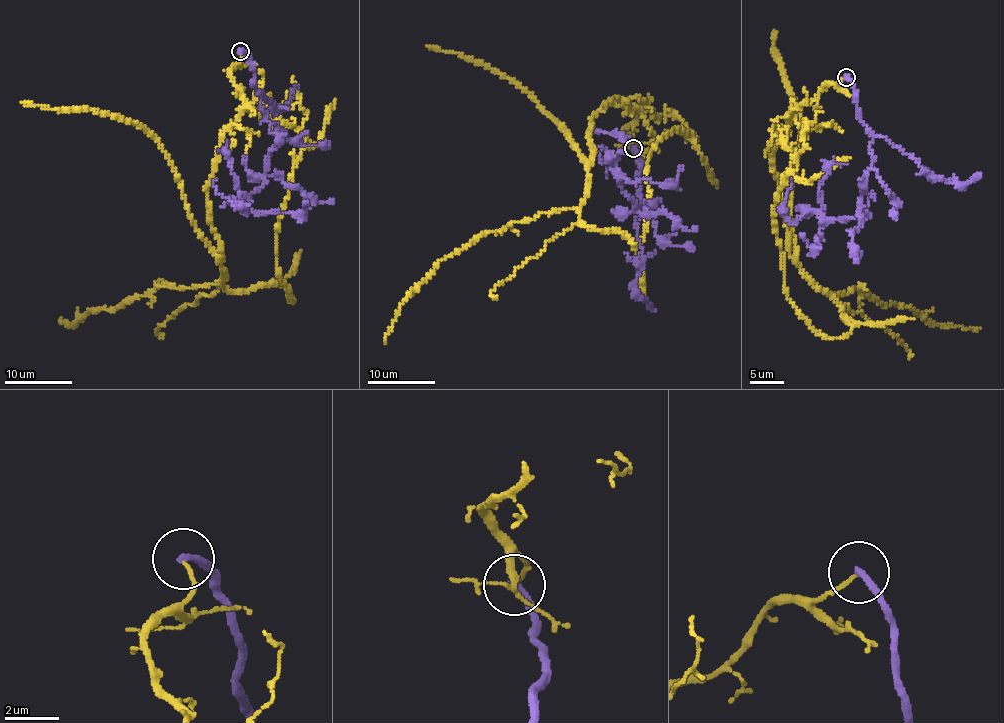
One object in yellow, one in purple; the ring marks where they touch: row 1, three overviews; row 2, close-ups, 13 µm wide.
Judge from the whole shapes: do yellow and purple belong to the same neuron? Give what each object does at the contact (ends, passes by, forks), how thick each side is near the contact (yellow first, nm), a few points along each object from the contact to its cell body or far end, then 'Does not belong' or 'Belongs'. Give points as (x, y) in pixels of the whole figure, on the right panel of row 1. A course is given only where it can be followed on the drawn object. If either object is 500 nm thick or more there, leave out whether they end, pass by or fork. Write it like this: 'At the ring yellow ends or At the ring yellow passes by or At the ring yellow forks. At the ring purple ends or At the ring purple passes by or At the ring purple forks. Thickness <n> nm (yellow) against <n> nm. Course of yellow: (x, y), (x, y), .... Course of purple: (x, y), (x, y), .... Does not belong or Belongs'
At the ring yellow ends. At the ring purple ends. Thickness 140 nm (yellow) against 280 nm. Course of yellow: (846, 77), (772, 153), (790, 258), (838, 303), (838, 339), (788, 297), (774, 222), (806, 129). Course of purple: (846, 77), (857, 118), (872, 136), (861, 212), (837, 220), (808, 211), (792, 221), (783, 209), (791, 178). Does not belong

